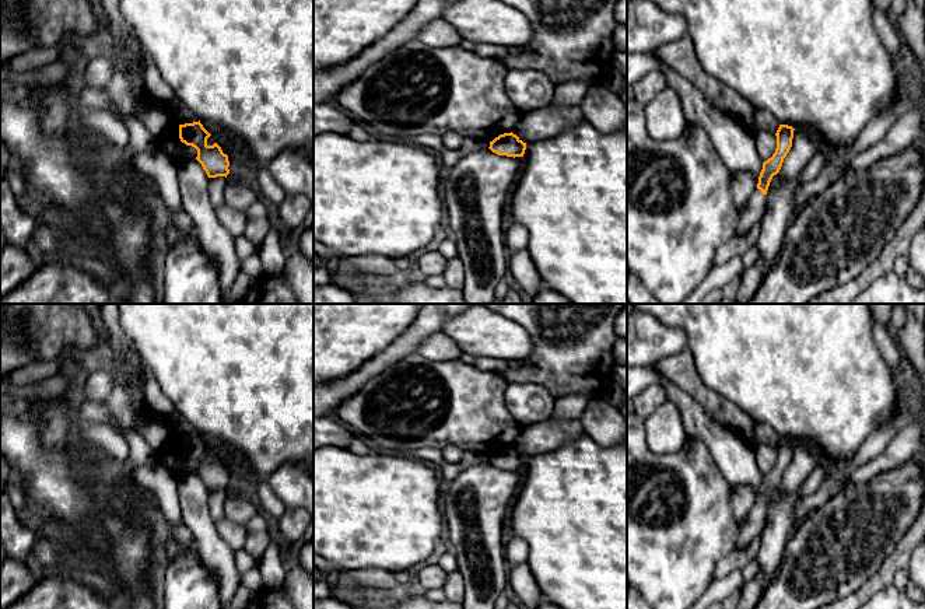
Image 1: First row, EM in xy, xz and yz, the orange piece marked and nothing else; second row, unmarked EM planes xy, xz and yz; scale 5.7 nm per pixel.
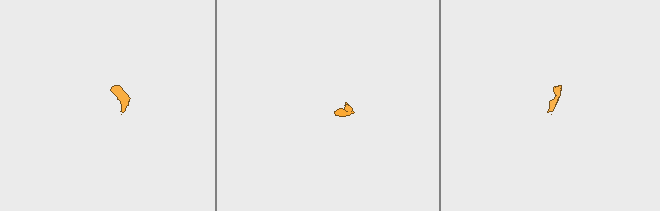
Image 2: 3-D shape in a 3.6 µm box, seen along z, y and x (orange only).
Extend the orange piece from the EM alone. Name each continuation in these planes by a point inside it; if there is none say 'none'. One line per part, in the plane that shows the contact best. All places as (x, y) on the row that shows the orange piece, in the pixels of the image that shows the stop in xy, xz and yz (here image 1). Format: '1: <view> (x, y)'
1: yz (752, 212)

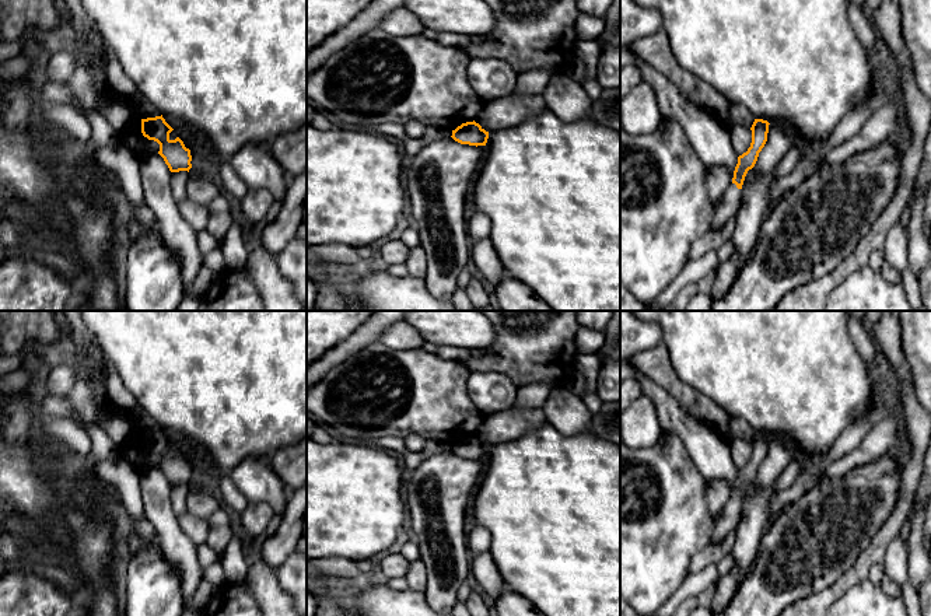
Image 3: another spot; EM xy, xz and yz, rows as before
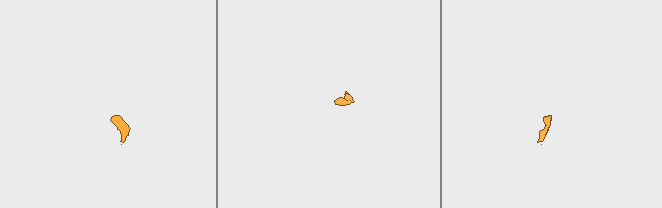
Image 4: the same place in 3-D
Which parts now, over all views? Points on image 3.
1: yz (727, 206)

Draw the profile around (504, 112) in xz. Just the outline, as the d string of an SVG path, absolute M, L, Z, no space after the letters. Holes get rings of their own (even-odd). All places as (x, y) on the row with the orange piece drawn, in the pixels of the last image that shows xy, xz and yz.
M510 94L484 104L482 129L491 133L517 126L546 109L542 94Z

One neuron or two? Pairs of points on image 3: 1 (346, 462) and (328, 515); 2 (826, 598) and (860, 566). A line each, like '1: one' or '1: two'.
1: one
2: one

